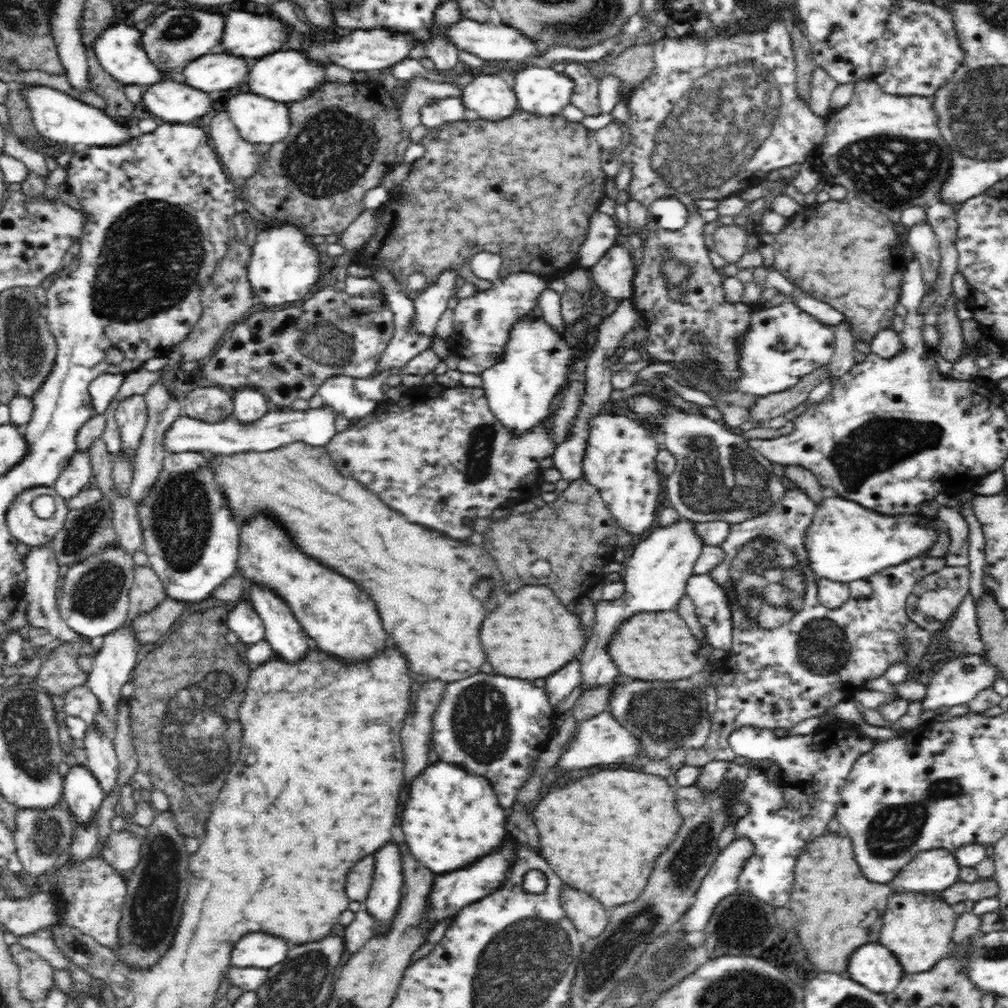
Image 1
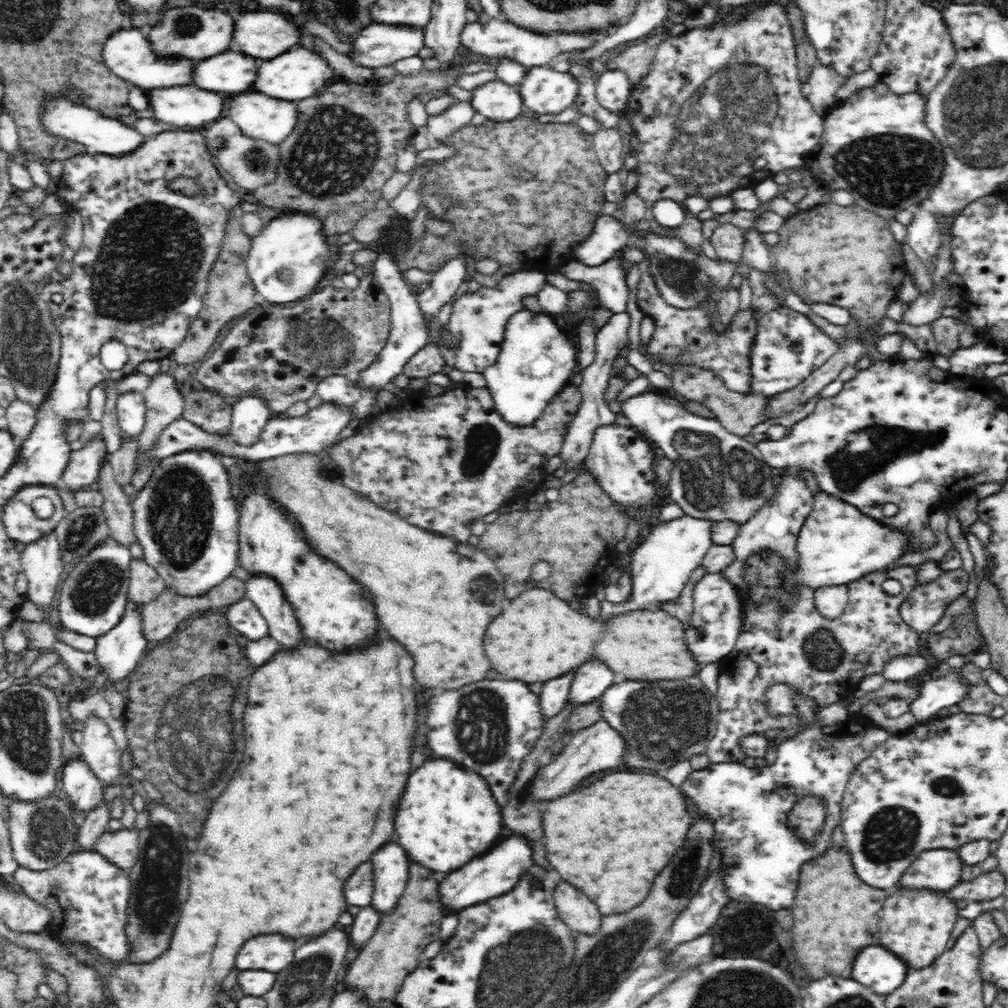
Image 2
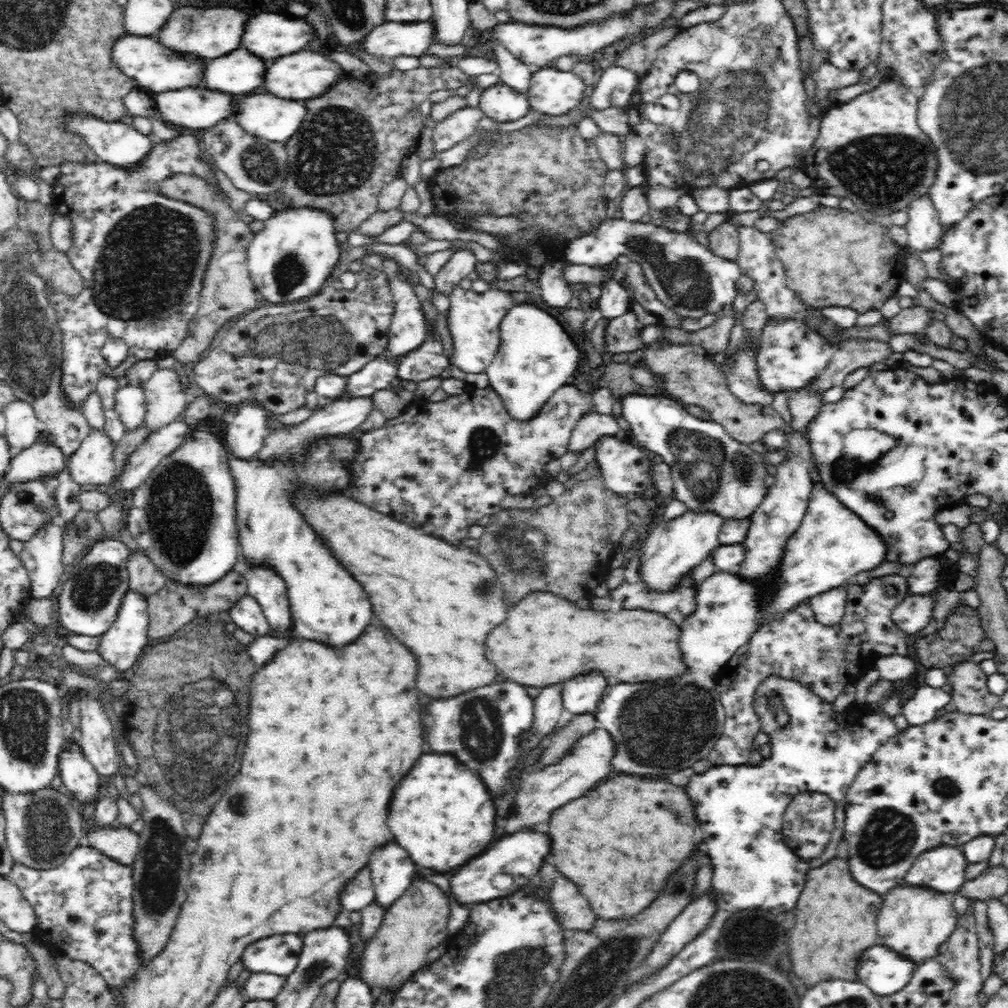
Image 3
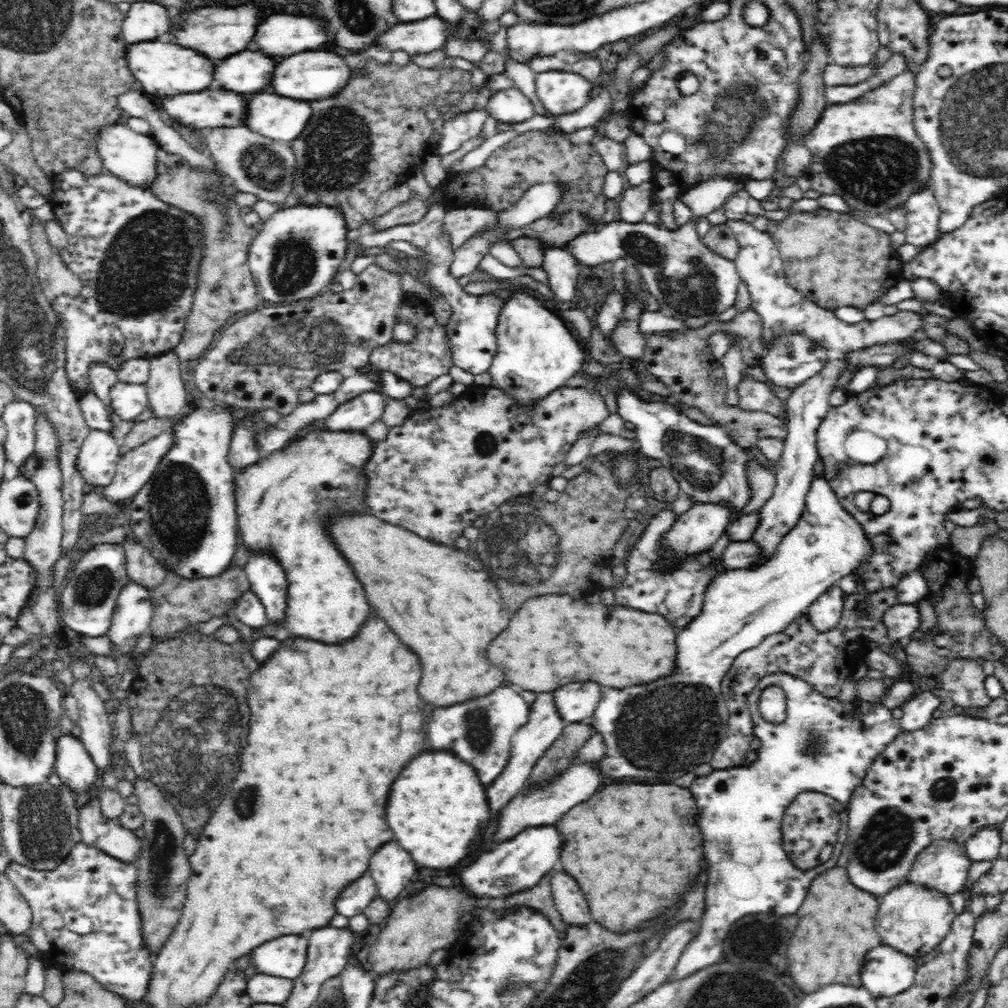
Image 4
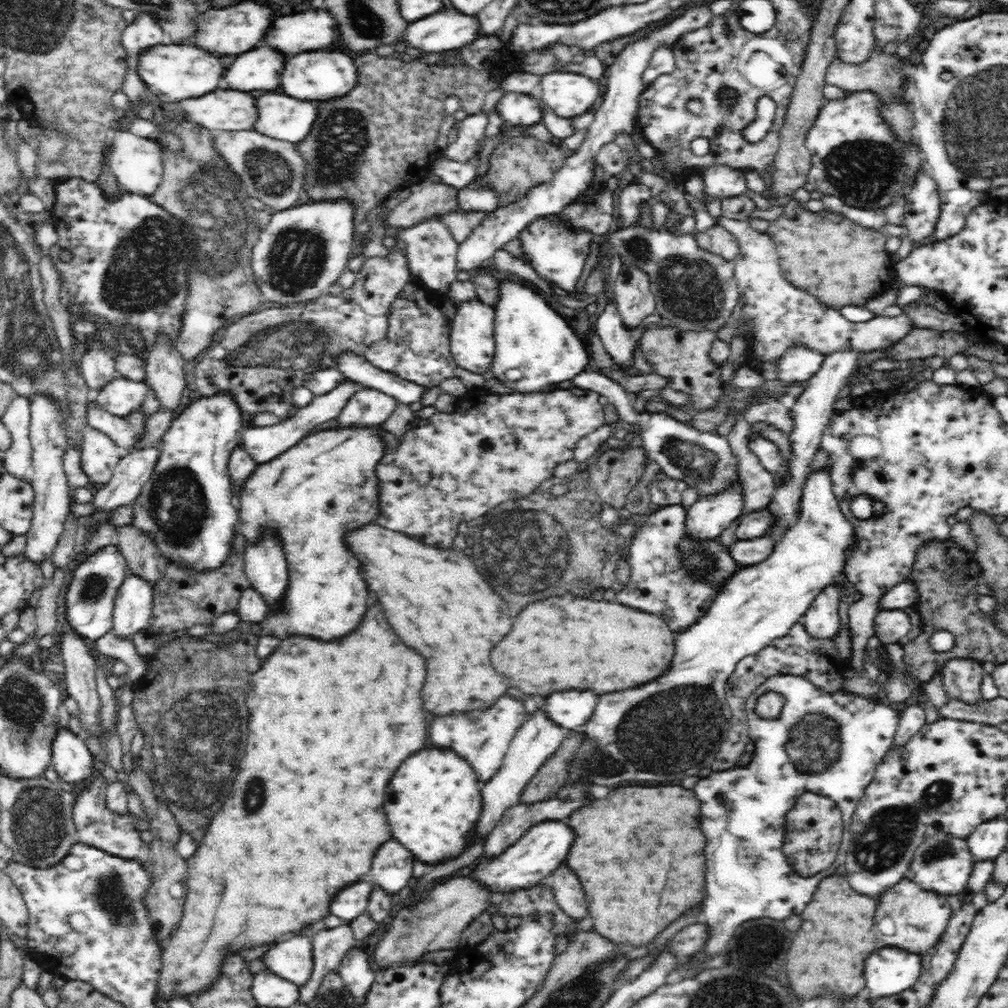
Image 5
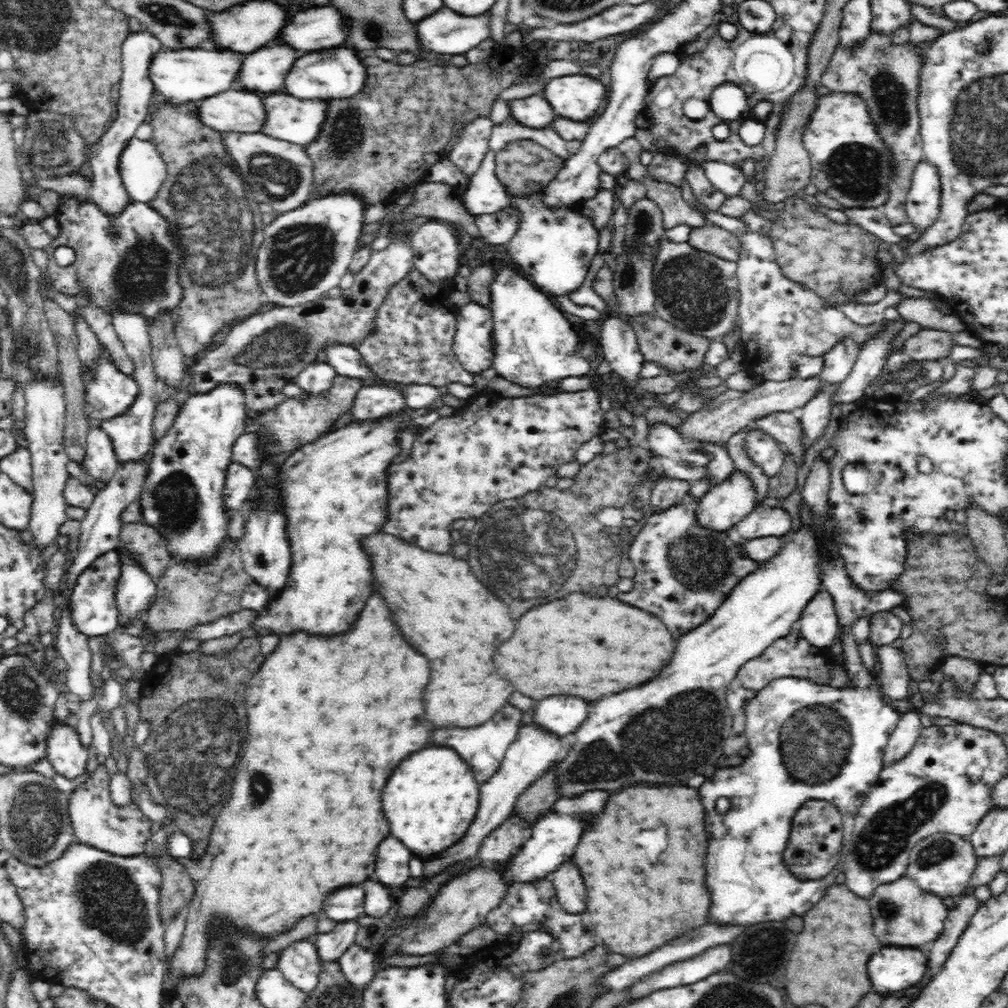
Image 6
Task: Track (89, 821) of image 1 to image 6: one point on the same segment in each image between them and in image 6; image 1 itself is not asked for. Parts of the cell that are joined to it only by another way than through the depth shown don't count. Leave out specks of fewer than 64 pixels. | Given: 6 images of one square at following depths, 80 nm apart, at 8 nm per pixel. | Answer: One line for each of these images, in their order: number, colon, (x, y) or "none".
2: (84, 790)
3: (81, 780)
4: (73, 765)
5: (71, 759)
6: (66, 753)

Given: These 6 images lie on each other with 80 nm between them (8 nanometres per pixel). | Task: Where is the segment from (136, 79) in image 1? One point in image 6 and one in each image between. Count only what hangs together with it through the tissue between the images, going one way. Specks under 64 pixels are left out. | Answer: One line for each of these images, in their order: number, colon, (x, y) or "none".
2: (125, 53)
3: (154, 68)
4: (160, 68)
5: (173, 72)
6: (186, 74)

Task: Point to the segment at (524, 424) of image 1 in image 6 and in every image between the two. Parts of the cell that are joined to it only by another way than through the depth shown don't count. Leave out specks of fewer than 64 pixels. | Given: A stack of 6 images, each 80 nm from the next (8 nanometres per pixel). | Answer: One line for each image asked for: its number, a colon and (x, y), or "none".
2: (536, 361)
3: (536, 357)
4: (537, 354)
5: (535, 348)
6: (535, 344)

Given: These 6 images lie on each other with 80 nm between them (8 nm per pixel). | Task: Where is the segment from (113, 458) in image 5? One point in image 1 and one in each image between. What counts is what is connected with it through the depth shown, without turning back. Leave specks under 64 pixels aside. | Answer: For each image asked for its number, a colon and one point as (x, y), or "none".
1: (76, 475)
2: (81, 470)
3: (91, 463)
4: (96, 463)

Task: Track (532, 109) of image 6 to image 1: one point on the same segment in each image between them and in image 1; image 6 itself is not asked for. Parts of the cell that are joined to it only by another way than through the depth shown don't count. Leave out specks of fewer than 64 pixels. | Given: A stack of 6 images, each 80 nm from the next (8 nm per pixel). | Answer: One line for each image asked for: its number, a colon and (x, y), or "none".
1: (489, 97)
2: (498, 101)
3: (502, 103)
4: (510, 106)
5: (514, 108)

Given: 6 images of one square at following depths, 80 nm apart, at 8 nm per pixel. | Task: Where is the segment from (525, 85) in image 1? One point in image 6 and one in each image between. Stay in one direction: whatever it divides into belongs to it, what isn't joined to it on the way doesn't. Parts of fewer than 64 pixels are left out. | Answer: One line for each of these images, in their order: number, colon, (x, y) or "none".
2: (543, 91)
3: (552, 92)
4: (560, 92)
5: (567, 94)
6: (578, 97)

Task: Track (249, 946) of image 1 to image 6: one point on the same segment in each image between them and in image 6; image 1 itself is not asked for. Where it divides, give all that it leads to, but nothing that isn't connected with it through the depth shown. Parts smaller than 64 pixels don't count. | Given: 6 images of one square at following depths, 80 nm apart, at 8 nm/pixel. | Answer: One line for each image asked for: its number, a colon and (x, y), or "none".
2: (270, 953)
3: (276, 954)
4: (283, 956)
5: (289, 958)
6: (298, 962)

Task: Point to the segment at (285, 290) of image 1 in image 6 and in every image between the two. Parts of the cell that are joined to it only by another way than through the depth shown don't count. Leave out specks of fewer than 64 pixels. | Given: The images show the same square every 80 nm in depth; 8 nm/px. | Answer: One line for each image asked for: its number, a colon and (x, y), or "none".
2: (288, 258)
3: (296, 252)
4: (296, 255)
5: (300, 253)
6: (306, 251)

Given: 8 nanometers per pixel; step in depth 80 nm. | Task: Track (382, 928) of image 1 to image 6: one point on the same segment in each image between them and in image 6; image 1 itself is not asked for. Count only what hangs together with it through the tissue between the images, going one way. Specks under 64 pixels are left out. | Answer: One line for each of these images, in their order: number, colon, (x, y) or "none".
2: (390, 863)
3: (391, 868)
4: (392, 870)
5: (392, 868)
6: (392, 870)

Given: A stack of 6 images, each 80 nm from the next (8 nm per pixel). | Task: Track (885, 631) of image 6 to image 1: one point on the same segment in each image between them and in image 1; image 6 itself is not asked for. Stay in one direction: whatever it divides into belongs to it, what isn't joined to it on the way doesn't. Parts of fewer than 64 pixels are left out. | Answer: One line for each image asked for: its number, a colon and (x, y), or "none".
1: (936, 598)
2: (926, 605)
3: (916, 611)
4: (902, 620)
5: (892, 625)

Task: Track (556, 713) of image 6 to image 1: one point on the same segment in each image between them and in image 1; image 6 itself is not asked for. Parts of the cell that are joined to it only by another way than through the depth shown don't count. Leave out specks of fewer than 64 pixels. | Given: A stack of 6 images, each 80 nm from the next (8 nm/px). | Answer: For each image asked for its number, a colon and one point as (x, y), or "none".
1: (656, 575)
2: (592, 678)
3: (582, 693)
4: (576, 701)
5: (572, 709)

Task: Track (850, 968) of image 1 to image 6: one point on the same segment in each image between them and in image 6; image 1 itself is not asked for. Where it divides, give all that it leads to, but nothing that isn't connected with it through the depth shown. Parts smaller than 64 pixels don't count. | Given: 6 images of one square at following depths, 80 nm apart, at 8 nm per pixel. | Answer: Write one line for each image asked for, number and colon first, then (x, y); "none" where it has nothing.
2: (875, 967)
3: (883, 971)
4: (886, 972)
5: (888, 971)
6: (892, 970)

